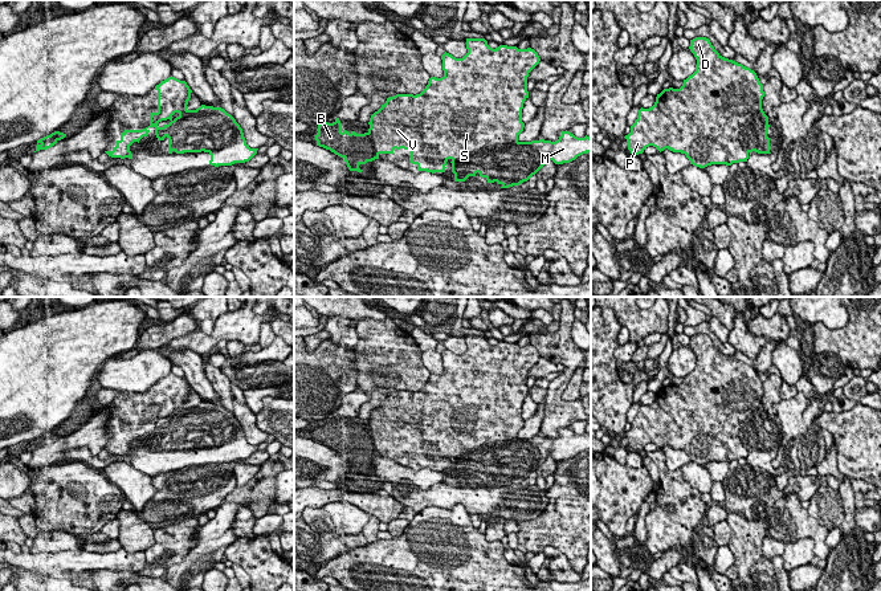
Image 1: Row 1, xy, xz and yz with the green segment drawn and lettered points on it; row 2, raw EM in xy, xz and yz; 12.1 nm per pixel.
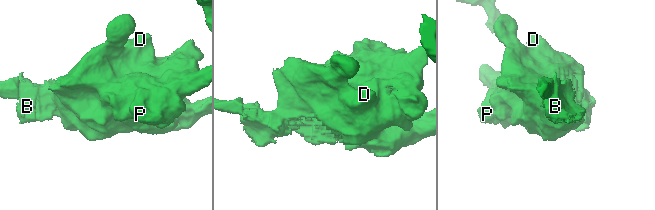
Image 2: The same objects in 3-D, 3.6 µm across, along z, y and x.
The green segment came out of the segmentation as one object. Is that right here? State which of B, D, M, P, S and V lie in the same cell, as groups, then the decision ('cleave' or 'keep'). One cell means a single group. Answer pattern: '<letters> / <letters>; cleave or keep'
B D P S V / M; cleave

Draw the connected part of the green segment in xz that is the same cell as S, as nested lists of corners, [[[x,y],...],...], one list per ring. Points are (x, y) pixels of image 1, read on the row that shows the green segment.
[[[466,38],[466,49],[462,58],[445,52],[441,56],[444,76],[431,77],[420,94],[396,94],[387,98],[371,115],[367,133],[343,130],[339,118],[333,123],[319,123],[317,146],[343,158],[350,171],[362,172],[360,164],[379,159],[380,154],[393,154],[395,148],[404,148],[411,151],[411,163],[419,171],[445,172],[450,159],[454,182],[465,182],[478,172],[488,183],[497,182],[501,188],[509,188],[510,183],[498,178],[497,170],[484,172],[472,166],[481,160],[480,152],[486,147],[518,140],[525,127],[522,109],[529,98],[527,77],[541,58],[531,48],[499,45],[493,49],[485,38]]]

